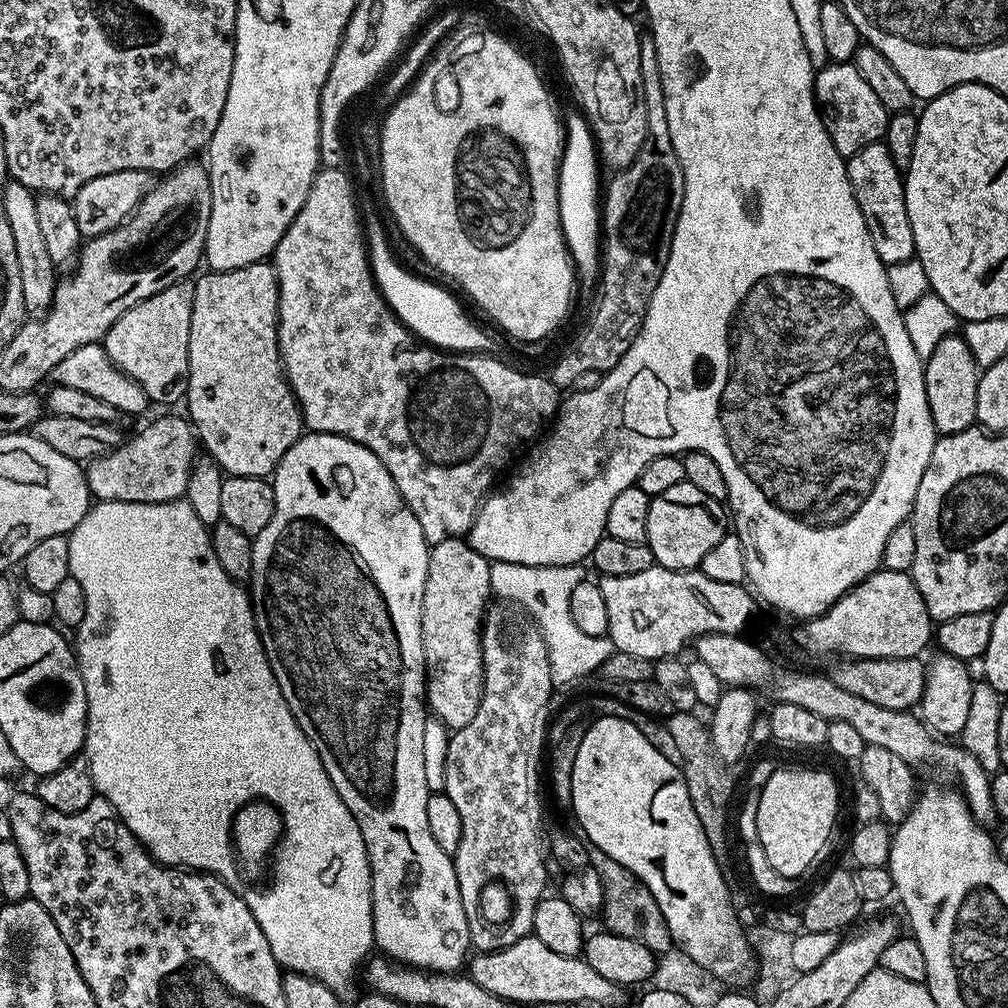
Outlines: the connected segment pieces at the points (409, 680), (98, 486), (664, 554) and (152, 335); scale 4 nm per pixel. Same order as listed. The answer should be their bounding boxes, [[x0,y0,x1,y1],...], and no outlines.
[[250,432,472,973],[84,415,198,504],[646,480,729,572],[102,282,193,404]]

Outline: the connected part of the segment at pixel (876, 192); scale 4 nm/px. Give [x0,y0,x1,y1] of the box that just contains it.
[846,142,916,266]

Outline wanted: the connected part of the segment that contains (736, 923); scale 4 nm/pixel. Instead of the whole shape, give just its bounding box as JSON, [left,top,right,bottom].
[570,715,758,985]

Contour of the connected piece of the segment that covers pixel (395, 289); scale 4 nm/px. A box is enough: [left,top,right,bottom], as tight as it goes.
[362,211,491,354]

